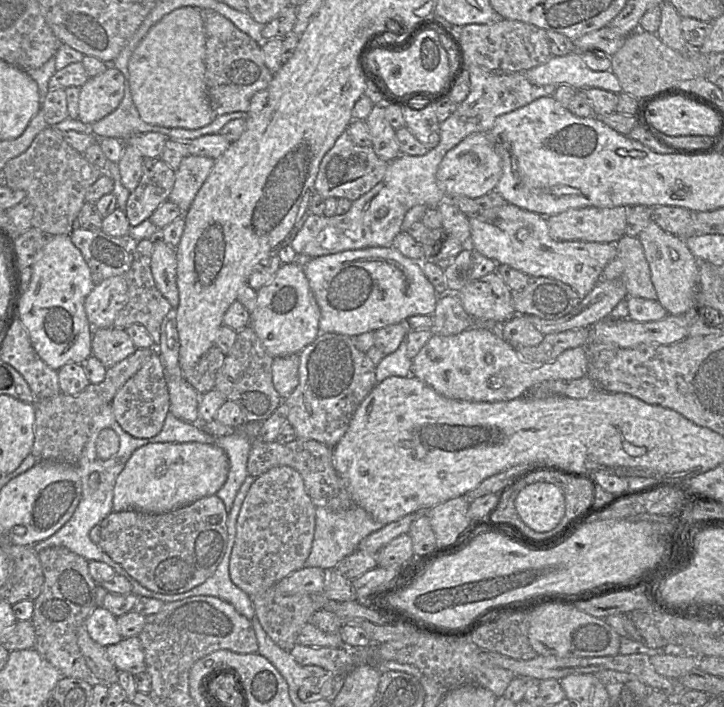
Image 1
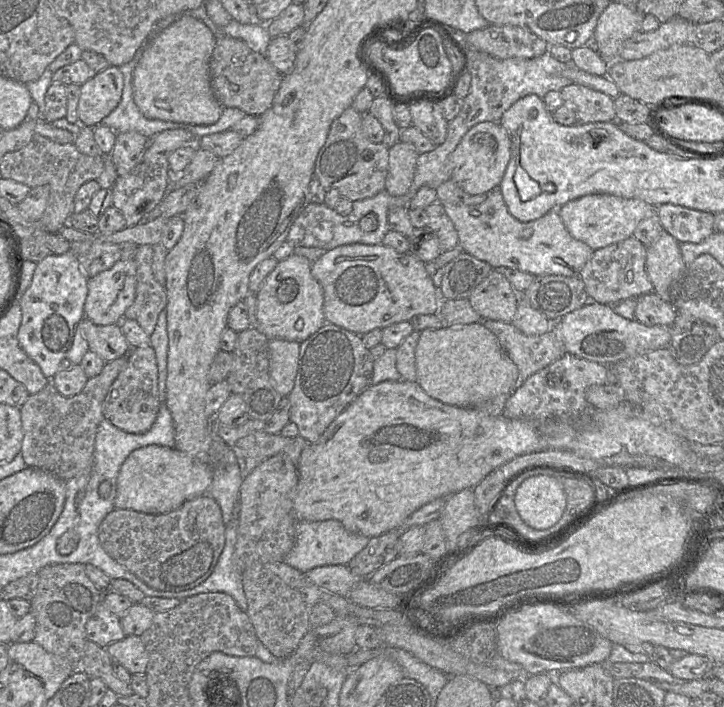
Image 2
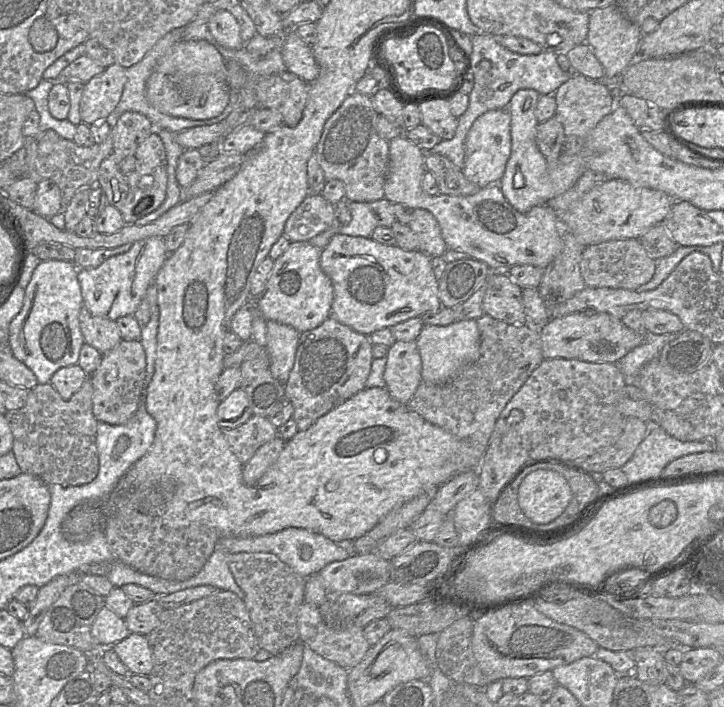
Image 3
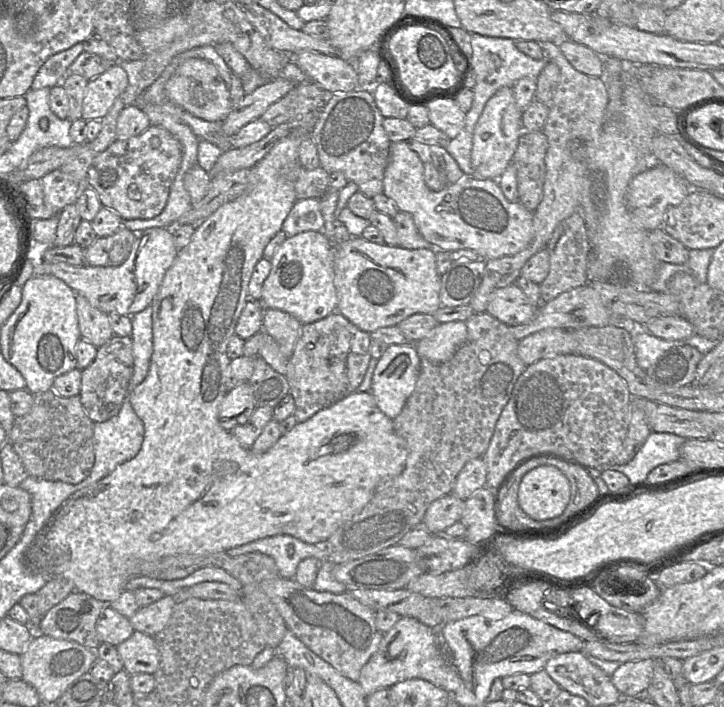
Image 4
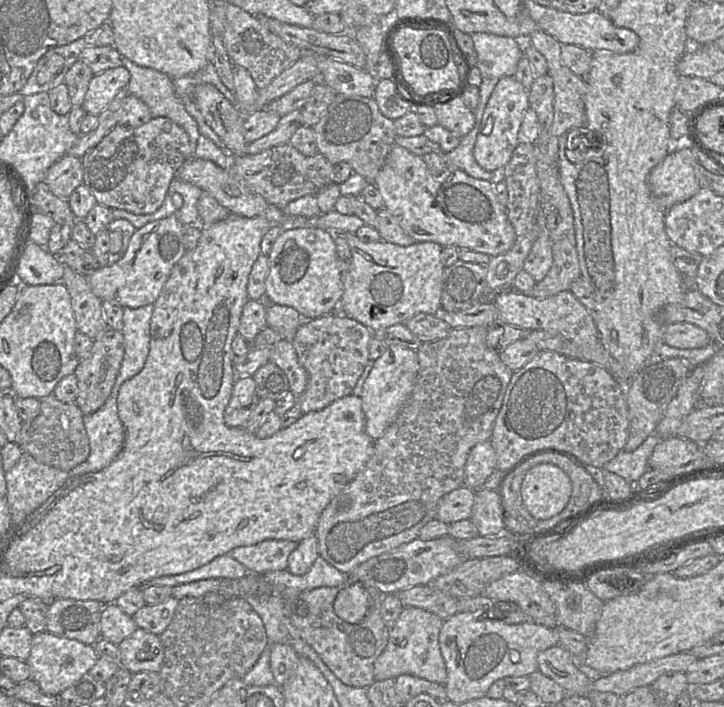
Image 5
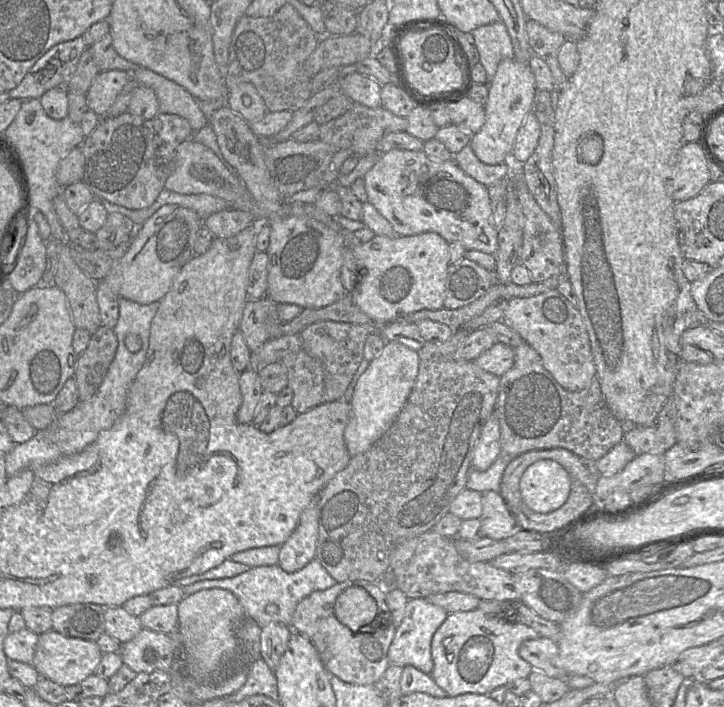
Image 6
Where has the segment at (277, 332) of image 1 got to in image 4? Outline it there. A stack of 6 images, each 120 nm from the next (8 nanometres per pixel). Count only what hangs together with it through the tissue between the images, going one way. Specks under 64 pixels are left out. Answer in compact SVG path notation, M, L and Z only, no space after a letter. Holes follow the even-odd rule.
M306 231L286 238L270 259L270 263L270 273L262 285L260 303L264 308L285 311L303 325L337 311L334 249L322 232Z

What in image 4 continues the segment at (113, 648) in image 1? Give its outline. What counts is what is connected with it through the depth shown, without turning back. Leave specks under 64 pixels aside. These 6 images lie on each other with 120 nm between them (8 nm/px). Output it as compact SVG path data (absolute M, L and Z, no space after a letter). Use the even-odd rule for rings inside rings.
M139 631L116 646L123 667L130 675L154 674L160 663L160 652L154 637Z

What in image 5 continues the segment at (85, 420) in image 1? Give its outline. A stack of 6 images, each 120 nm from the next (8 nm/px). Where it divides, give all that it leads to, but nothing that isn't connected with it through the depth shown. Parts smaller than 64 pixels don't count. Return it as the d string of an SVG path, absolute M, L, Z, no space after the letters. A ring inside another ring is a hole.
M52 393L40 399L40 411L36 417L23 421L15 442L23 452L38 462L69 471L87 459L89 439L84 427L84 414L75 402L62 402Z

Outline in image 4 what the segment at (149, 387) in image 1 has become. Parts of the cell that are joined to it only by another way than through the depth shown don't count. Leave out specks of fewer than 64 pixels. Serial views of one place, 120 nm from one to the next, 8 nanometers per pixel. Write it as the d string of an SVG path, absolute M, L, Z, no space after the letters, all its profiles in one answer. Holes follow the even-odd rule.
M113 335L106 343L97 347L93 361L81 369L79 397L85 412L93 422L106 421L119 413L128 395L133 364L131 337Z

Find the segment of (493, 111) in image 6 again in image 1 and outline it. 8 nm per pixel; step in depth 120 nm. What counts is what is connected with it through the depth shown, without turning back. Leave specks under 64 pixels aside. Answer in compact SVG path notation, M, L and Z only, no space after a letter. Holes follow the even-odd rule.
M473 133L445 154L438 167L436 179L446 199L461 196L479 198L495 191L501 175L502 161L489 136L483 133Z

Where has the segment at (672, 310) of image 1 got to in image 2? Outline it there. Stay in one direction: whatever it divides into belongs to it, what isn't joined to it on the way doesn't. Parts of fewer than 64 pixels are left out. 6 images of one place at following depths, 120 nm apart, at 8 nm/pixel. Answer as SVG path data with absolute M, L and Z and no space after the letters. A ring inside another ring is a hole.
M664 231L646 253L646 272L653 285L653 292L669 302L669 289L686 270L679 242Z

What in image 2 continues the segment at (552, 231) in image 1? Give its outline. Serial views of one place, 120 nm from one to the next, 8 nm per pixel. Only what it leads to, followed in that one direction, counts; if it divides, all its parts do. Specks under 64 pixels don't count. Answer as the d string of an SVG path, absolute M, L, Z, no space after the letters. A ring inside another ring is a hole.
M592 194L572 200L557 211L568 233L596 251L633 236L634 230L642 220L657 214L657 207L640 199Z

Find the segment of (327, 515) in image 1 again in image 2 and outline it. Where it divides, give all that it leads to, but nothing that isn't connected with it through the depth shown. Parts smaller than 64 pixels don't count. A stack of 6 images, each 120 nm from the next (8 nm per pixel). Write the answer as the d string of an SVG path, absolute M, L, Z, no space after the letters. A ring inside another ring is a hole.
M337 520L297 521L295 525L295 544L283 562L307 573L313 568L329 565L347 565L368 544L370 538L351 533Z

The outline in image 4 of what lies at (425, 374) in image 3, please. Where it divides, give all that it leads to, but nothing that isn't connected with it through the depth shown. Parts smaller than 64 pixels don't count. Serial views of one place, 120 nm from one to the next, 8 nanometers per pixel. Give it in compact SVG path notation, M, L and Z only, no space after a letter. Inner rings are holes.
M465 321L438 323L424 338L415 343L420 358L440 364L450 360L467 338Z

